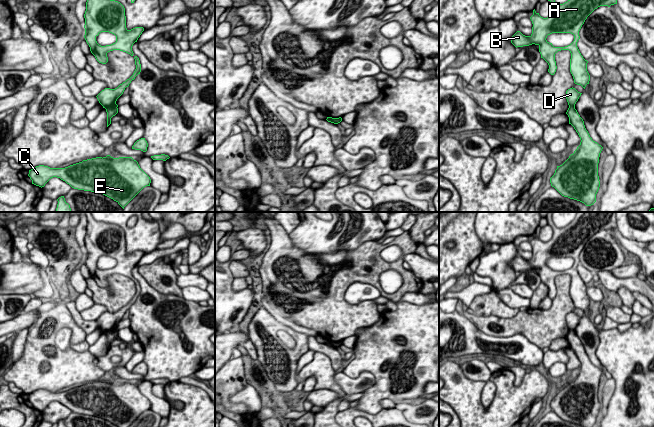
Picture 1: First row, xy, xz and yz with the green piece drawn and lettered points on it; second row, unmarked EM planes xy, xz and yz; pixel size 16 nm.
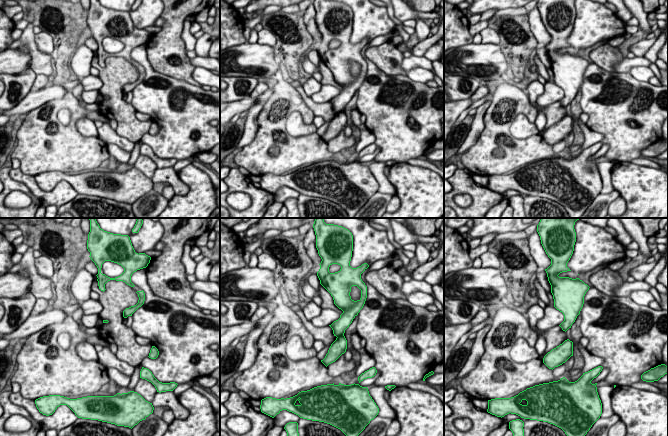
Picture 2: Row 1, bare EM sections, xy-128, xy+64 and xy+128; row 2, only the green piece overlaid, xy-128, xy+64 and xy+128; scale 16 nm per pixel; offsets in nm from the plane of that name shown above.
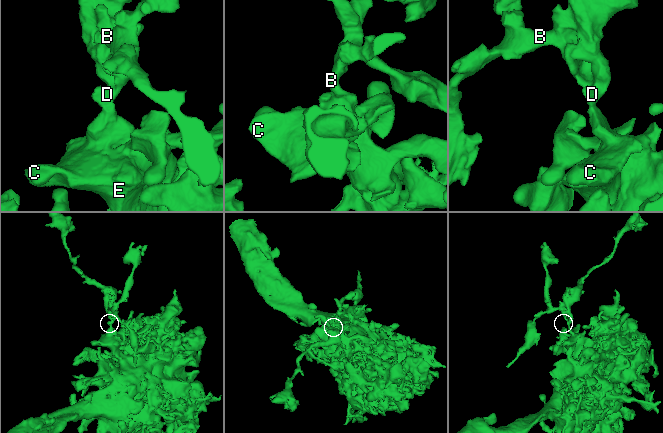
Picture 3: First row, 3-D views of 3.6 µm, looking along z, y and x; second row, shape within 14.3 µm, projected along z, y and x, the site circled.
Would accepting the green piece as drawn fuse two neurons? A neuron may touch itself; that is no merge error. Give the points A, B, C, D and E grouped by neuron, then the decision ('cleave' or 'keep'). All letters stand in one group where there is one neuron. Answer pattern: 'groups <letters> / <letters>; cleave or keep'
groups A B D / C E; cleave

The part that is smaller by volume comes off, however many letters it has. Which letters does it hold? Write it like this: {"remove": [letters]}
{"remove": ["A", "B", "D"]}

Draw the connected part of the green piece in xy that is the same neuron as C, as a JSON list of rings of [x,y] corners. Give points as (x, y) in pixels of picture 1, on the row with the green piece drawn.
[[[110,155],[83,160],[65,168],[39,165],[29,170],[28,176],[32,184],[41,188],[51,178],[60,178],[74,189],[101,193],[116,201],[123,209],[144,187],[150,186],[151,183],[150,177],[132,157],[113,158]]]

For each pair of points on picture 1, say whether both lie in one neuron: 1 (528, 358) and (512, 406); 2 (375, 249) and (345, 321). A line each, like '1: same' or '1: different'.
1: different
2: same

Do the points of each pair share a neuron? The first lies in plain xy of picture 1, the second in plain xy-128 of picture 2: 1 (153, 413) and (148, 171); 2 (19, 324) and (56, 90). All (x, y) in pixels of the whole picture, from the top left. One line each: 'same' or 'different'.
1: different
2: same

